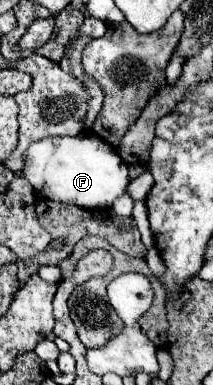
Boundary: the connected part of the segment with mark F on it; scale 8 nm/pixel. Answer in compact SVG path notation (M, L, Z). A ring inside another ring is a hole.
M91 132L73 138L43 138L41 142L31 144L25 154L23 176L33 184L37 194L87 210L111 208L119 196L127 194L129 186L127 164L121 160L117 150Z

